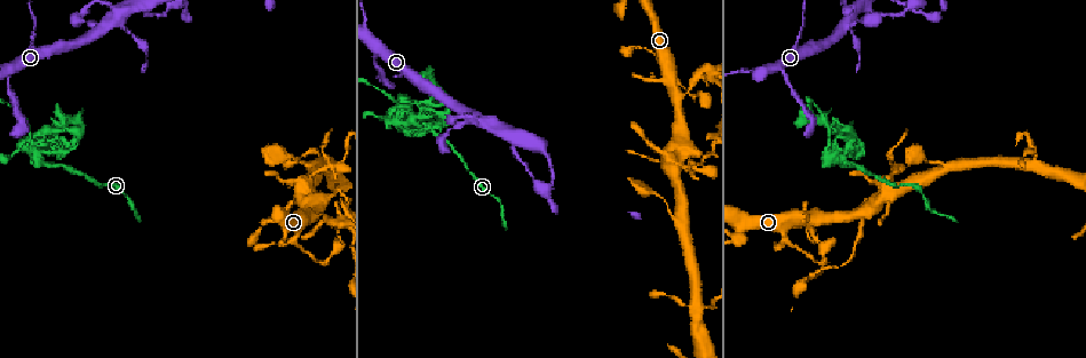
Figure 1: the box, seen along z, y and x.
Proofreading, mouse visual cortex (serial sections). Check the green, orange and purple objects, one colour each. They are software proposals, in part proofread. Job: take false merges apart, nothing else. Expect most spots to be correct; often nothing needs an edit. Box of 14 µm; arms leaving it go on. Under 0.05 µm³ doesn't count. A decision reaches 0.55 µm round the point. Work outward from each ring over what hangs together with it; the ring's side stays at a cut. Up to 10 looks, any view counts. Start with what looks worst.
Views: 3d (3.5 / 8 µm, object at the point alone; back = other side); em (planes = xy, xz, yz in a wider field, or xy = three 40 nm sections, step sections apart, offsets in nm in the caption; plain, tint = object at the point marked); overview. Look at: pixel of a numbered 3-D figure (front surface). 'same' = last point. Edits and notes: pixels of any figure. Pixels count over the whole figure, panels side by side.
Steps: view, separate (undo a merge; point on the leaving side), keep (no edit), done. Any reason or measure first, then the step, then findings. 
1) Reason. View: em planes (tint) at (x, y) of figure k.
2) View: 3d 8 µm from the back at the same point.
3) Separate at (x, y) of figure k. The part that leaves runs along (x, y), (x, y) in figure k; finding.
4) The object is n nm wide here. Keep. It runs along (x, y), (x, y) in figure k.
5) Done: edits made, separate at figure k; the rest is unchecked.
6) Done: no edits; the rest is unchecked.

A narrow waist. View: 3d 3.5 µm from the back at (34, 156) of figure 1.

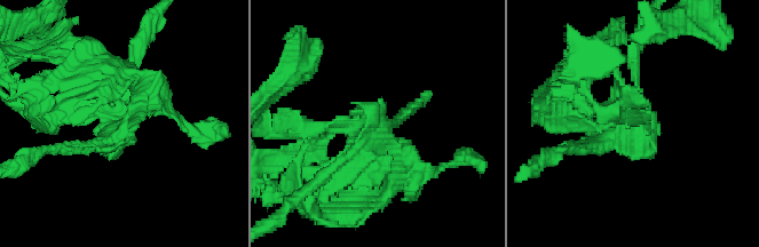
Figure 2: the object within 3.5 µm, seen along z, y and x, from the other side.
Now the EM. View: em xy step 1 (tint) at (378, 141) of figure 2.

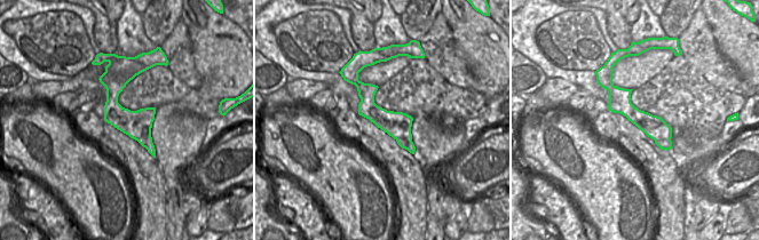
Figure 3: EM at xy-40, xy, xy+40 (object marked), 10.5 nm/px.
Separate at (331, 133) of figure 2. The part that leaves runs along (362, 150), (390, 144), (386, 182) in figure 2; a second cell is stuck on.

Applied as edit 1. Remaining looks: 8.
Redraw. View: overview.

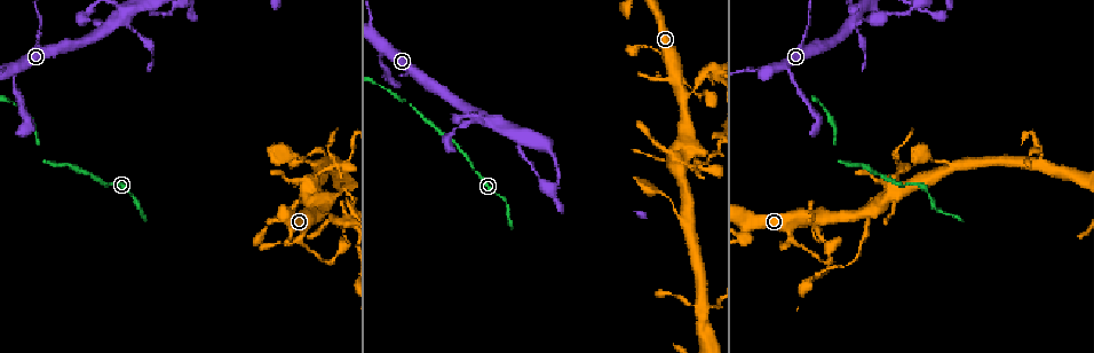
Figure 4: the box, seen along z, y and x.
Three-way junction. View: 3d 3.5 µm at (380, 53) of figure 4.

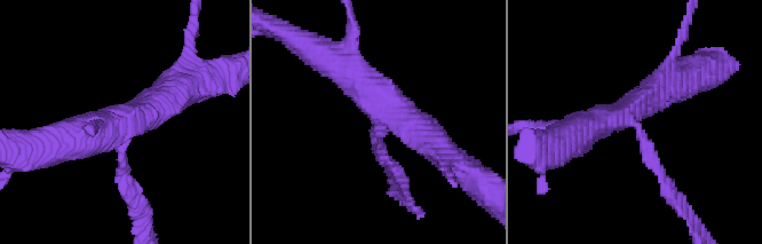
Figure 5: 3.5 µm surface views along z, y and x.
Need the tissue. View: em xy step 1 (tint) at (640, 135) of figure 5.

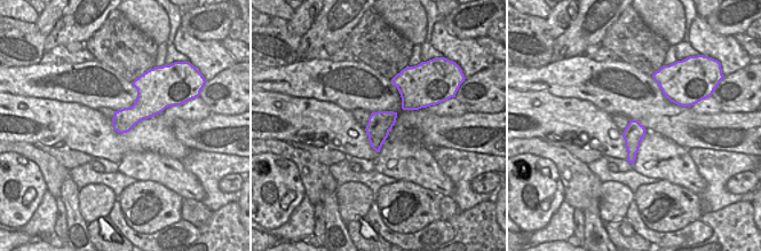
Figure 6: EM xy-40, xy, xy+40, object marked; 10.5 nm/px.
Keep. It runs along (169, 100), (124, 120), (134, 202) in figure 5; continuous, no second cell.

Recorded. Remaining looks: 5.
Narrows sharply. View: 3d 3.5 µm at (123, 14) of figure 4.

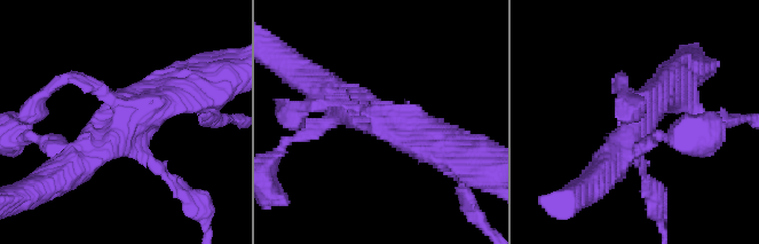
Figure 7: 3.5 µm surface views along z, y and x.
4 arms meet here; the arms are 100, 150, 450, 500 nm wide. View: em xy step 3 (tint) at (384, 121) of figure 7.

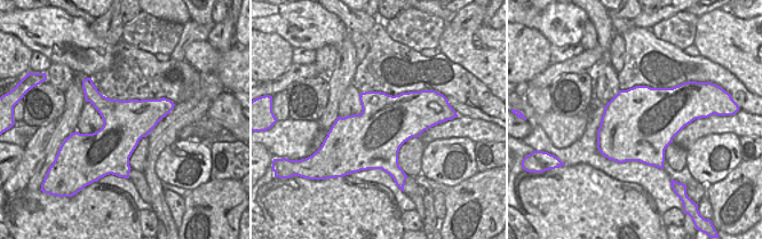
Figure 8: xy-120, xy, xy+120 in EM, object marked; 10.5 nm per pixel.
Keep. It runs along (71, 168), (137, 112), (187, 92) in figure 7; continuous, no second cell.

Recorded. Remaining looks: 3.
Small branch off a trunk. View: 3d 3.5 µm at (699, 306) of figure 4.

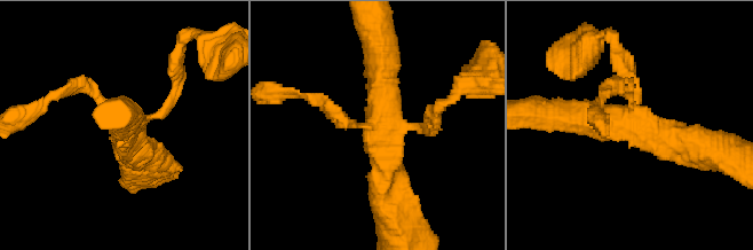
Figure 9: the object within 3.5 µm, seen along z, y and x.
4 arms meet here; the arms are 150, 200, 400, 400 nm wide; shape alone is not enough. View: em xy step 5 (tint) at (630, 125) of figure 9.

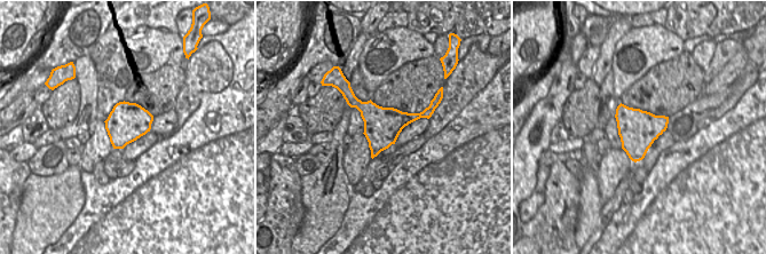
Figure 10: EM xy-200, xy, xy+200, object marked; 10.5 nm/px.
Keep. It runs along (556, 114), (641, 124), (696, 151) in figure 9; all the same cell.

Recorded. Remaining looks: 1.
Done: edits made, separate at figure 2; the rest is unchecked.

